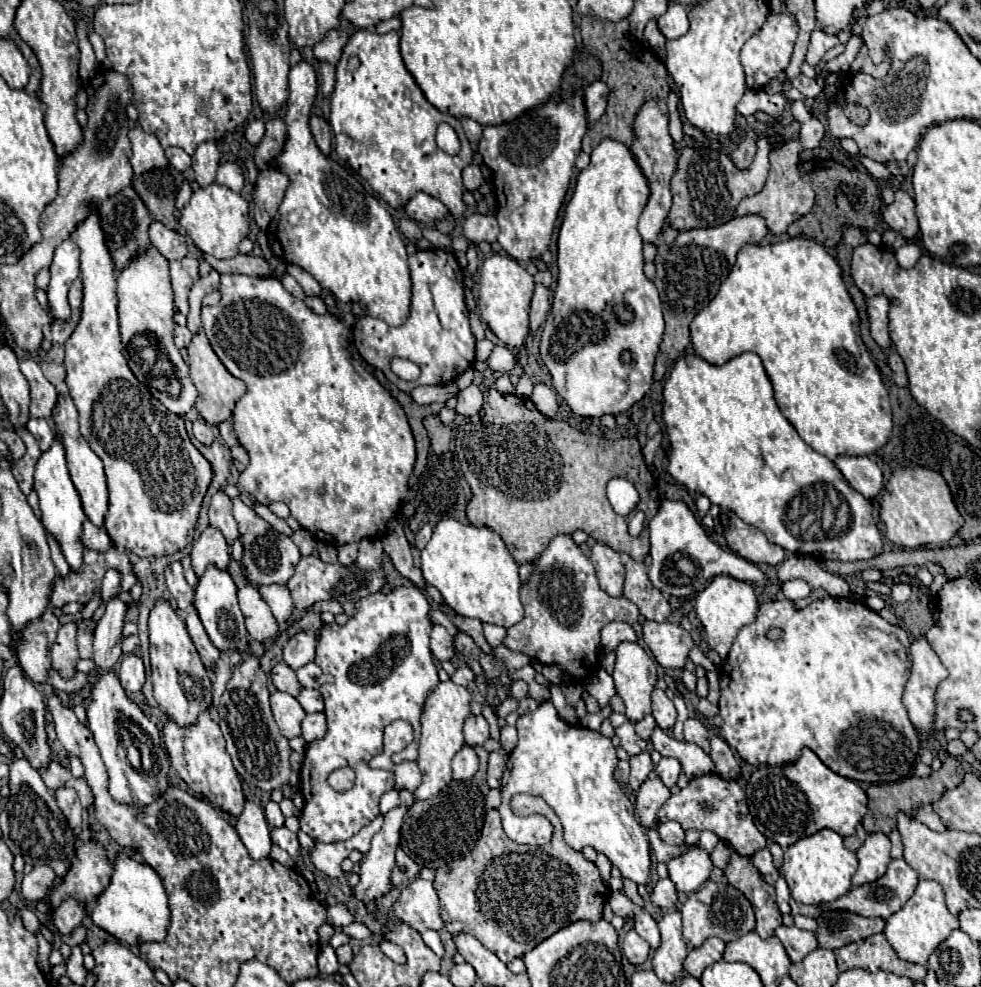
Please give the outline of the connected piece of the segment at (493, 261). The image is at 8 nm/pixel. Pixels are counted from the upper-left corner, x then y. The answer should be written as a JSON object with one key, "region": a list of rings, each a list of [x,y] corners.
{"region":[[[492,254],[484,260],[480,270],[480,296],[476,308],[480,318],[508,348],[520,348],[528,336],[528,310],[532,292],[534,278],[516,260],[504,254]]]}

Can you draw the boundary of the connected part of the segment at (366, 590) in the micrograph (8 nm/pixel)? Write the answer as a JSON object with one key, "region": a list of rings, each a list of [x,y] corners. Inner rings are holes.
{"region":[[[366,540],[362,542],[362,568],[352,564],[352,566],[342,566],[342,564],[326,564],[316,556],[302,558],[300,564],[296,566],[296,574],[288,582],[288,590],[294,602],[294,608],[298,610],[308,610],[312,604],[322,602],[322,600],[334,600],[334,602],[356,602],[364,596],[370,596],[378,592],[386,584],[384,580],[384,570],[382,570],[382,542],[380,540]]]}

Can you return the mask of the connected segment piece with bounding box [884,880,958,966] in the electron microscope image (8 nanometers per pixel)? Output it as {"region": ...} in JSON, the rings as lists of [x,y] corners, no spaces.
{"region":[[[920,880],[914,896],[902,906],[896,914],[892,914],[886,920],[884,934],[898,954],[898,958],[914,962],[914,964],[928,964],[928,956],[934,952],[934,948],[944,942],[952,930],[958,928],[958,918],[952,916],[944,902],[944,892],[938,882],[932,880]]]}

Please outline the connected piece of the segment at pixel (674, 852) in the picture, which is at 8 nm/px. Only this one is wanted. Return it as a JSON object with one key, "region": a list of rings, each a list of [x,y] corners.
{"region":[[[652,826],[652,828],[648,828],[648,840],[650,840],[650,846],[652,846],[652,850],[654,850],[654,856],[656,856],[656,860],[658,862],[670,862],[670,858],[676,858],[678,854],[682,854],[682,850],[688,850],[688,846],[684,844],[684,846],[680,846],[680,848],[676,848],[676,846],[668,846],[666,842],[662,842],[662,838],[658,836],[658,830]]]}

